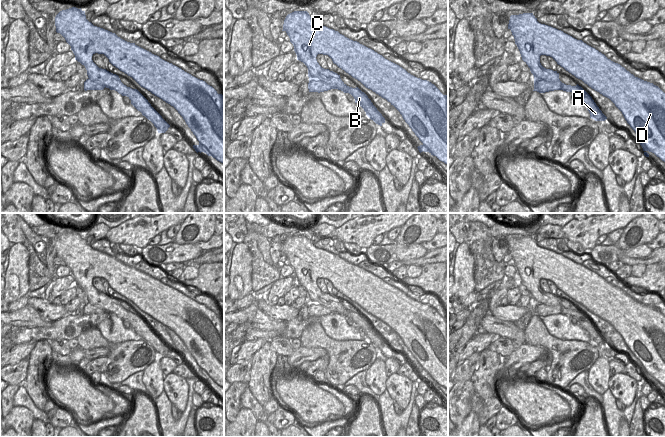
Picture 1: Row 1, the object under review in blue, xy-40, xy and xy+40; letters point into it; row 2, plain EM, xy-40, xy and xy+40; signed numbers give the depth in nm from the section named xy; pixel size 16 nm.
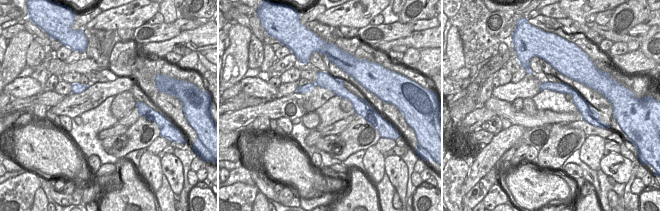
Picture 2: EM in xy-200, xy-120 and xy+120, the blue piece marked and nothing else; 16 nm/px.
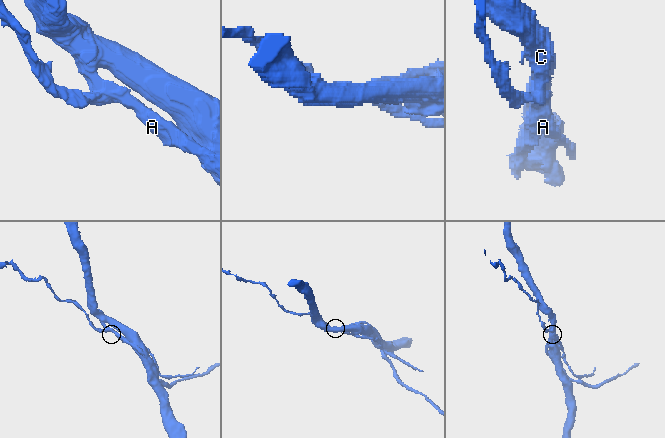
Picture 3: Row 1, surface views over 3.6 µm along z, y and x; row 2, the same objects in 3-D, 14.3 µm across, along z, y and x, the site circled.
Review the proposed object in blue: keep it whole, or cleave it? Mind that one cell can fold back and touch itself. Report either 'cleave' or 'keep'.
cleave

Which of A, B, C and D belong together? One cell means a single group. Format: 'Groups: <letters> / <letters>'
Groups: A / B C D.

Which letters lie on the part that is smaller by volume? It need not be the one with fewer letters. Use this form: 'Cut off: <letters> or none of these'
Cut off: A

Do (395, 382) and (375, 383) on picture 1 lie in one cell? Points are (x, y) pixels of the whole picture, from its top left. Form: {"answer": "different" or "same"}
{"answer": "different"}

